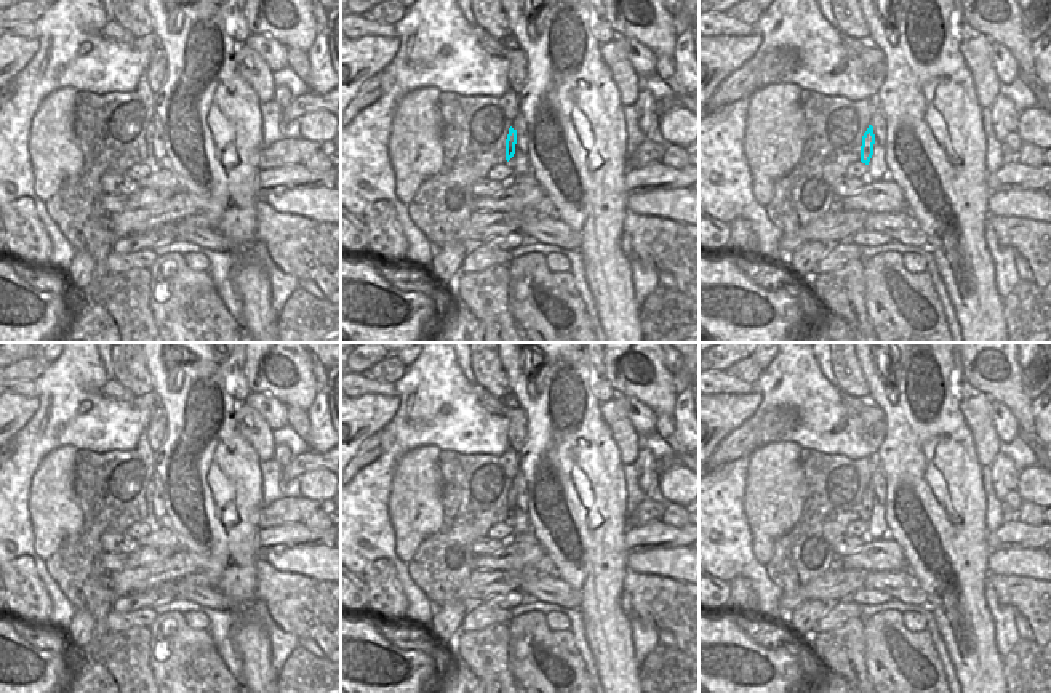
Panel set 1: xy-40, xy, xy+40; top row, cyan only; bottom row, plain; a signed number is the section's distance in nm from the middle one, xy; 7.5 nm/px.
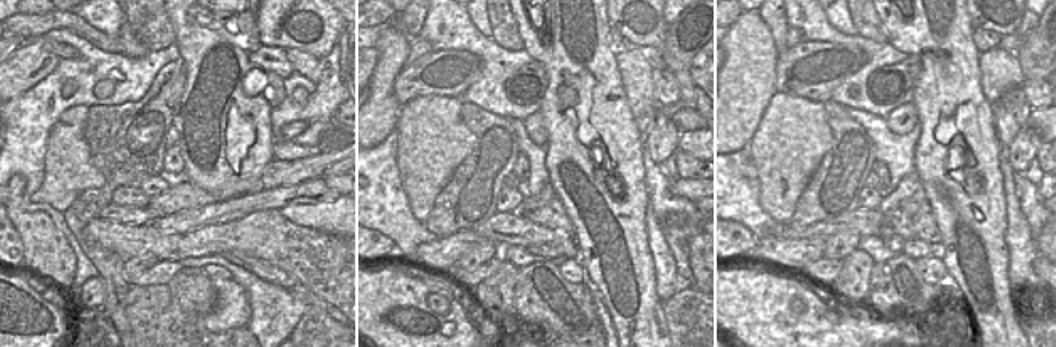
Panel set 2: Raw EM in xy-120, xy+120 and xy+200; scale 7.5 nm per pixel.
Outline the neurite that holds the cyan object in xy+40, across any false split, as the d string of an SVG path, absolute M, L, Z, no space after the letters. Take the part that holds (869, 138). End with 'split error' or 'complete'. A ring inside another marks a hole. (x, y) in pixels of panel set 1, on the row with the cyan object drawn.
M869 125L867 131L862 136L862 146L861 146L861 162L865 165L869 165L873 155L873 144L875 144L873 126Z; complete

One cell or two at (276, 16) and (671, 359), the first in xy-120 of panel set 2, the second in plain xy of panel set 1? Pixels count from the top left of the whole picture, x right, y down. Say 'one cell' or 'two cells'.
two cells

